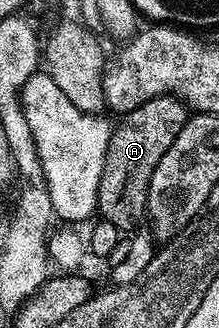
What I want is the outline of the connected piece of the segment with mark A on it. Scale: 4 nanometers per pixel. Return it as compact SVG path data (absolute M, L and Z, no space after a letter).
M160 95L134 111L124 112L121 124L113 127L113 135L109 139L109 152L103 165L103 173L99 181L97 211L106 220L113 221L125 207L129 199L129 187L137 187L137 199L141 205L149 202L149 178L155 173L155 165L163 157L168 143L179 137L179 129L188 121L190 112L180 99L171 95Z

